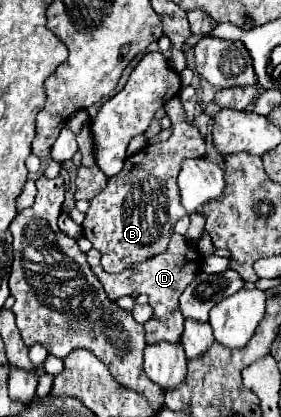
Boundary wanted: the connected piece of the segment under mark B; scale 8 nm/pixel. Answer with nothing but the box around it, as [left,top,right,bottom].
[84,97,206,273]

